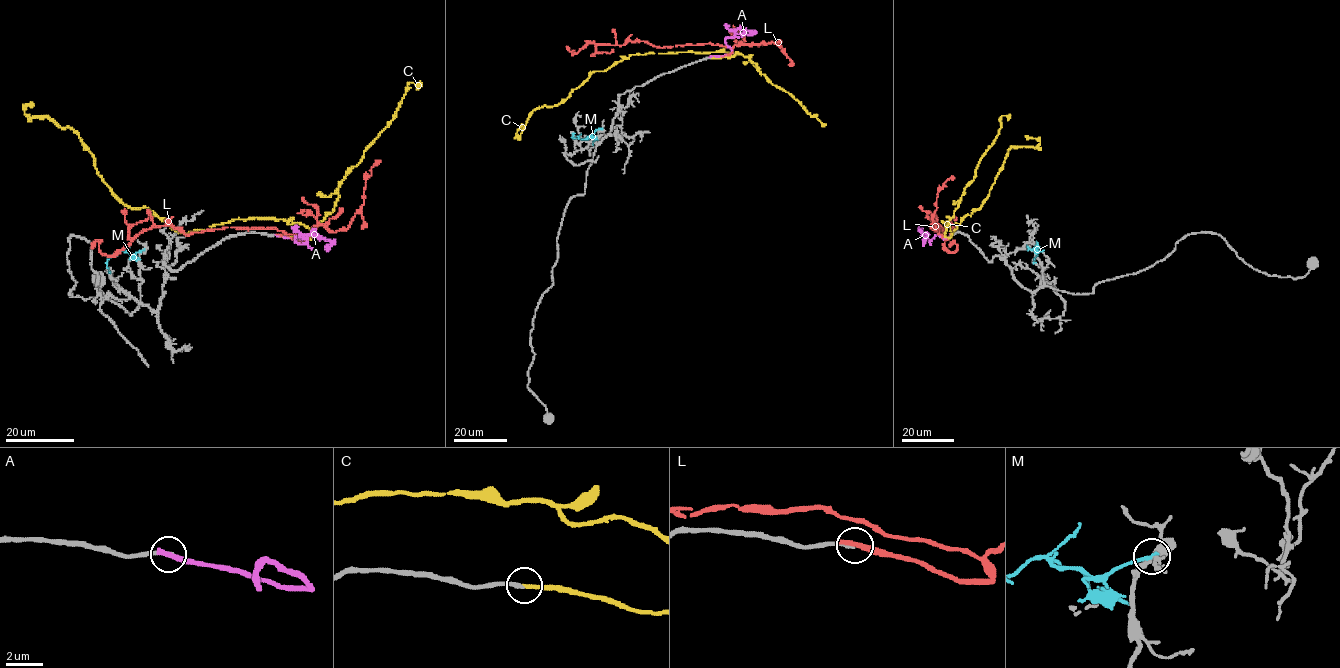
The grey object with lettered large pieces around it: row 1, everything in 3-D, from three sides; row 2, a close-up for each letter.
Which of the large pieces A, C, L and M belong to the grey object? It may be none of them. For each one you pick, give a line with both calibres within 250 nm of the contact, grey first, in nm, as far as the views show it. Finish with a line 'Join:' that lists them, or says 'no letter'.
C: 240 nm thick on the grey side, 260 nm on the other
Join: C

